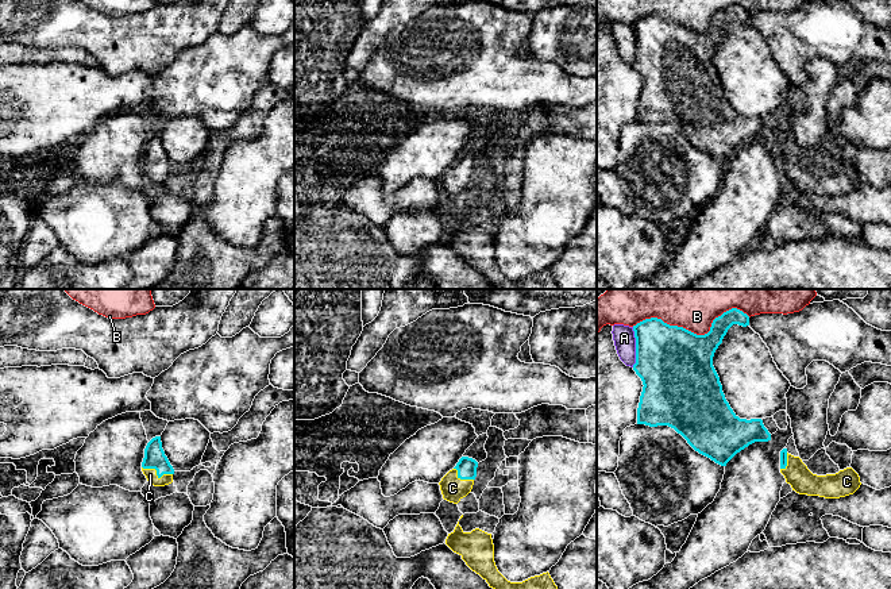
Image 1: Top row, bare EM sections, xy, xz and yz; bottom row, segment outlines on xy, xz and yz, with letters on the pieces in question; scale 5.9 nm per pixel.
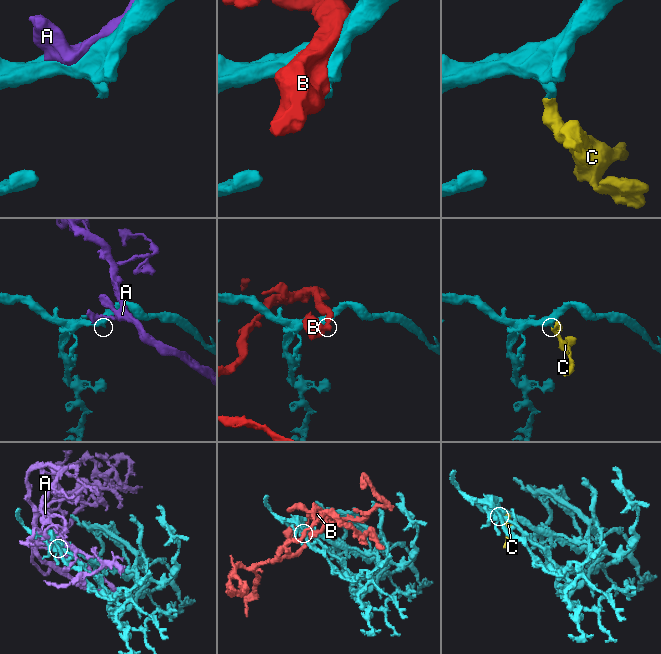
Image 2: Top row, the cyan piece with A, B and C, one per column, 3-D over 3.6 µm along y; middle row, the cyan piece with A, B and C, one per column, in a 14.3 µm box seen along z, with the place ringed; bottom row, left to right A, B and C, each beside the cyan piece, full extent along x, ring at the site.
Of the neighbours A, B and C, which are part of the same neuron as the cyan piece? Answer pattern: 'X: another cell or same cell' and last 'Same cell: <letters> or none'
A: another cell
B: another cell
C: same cell
Same cell: C

